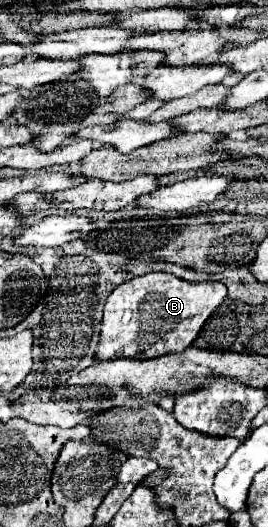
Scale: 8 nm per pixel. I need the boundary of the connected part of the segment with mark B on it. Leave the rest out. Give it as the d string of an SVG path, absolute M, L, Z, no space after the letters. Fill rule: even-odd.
M147 273L119 285L107 299L95 359L155 359L193 345L209 315L227 297L223 283L189 283L169 273Z

